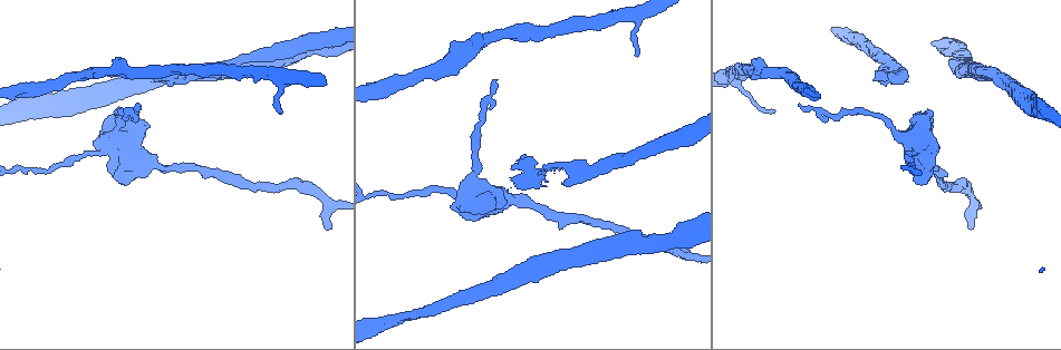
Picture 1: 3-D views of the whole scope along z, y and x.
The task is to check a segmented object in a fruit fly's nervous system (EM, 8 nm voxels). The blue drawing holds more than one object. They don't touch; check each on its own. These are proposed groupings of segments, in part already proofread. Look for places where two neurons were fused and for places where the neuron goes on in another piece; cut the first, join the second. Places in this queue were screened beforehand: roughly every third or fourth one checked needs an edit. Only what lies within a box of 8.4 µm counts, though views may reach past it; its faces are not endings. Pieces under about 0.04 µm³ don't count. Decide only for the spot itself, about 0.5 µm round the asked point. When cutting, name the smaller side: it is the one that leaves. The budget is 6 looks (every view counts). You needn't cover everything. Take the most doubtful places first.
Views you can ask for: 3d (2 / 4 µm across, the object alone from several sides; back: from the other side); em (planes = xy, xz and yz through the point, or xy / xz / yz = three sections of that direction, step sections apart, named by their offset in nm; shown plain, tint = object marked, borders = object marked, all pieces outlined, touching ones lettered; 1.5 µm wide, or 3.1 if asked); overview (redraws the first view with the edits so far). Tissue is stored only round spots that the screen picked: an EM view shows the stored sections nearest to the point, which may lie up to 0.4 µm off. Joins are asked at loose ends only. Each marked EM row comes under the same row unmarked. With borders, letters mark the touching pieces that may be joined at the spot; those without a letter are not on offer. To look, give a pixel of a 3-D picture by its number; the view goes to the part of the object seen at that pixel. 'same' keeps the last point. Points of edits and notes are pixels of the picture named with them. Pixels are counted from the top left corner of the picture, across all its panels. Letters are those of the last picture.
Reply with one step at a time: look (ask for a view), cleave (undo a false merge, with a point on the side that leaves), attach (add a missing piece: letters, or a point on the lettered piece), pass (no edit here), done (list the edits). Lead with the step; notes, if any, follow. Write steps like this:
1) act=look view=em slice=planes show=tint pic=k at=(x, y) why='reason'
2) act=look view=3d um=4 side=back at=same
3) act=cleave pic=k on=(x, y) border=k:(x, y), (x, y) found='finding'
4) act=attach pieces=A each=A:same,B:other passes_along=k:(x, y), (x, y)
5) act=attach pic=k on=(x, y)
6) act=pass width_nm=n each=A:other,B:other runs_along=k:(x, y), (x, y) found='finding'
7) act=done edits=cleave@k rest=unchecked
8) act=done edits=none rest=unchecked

act=look view=em slice=xz step=8 show=borders pic=1 at=(970, 228) why='branch stops here'

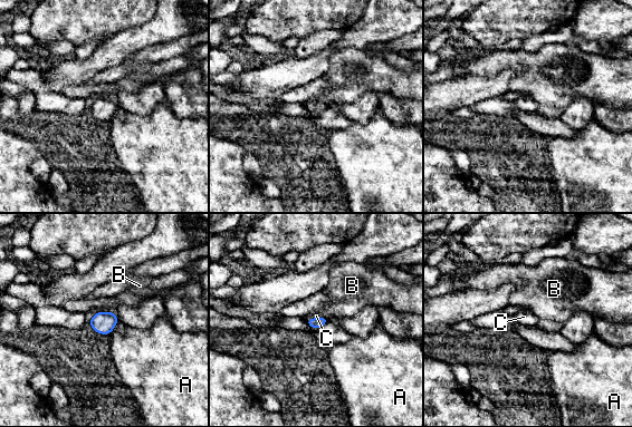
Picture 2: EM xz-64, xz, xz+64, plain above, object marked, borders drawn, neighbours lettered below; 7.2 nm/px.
act=attach pieces=C each=A:other,B:other,C:same passes_along=2:(315, 323), (314, 318), (316, 316) found='it goes on there'

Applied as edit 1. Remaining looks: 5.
act=look view=overview

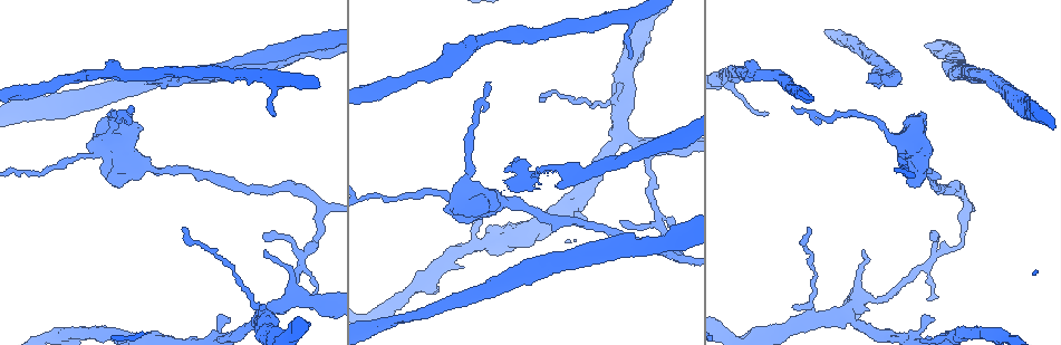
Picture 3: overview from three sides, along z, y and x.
act=look view=em slice=planes show=borders pic=3 at=(227, 317) why='an open end'

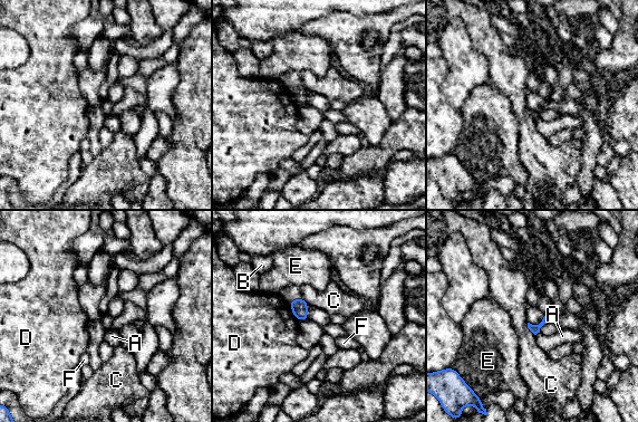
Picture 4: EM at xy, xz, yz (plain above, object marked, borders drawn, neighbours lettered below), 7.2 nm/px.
act=pass longest_contact=D:160nm each=A:other,B:other,C:other,D:other,E:other,F:other border=4:(527, 323), (527, 326), (534, 335) found='none of them fits'

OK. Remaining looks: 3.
act=look view=em slice=xz step=4 show=borders pic=3 at=(767, 113) why='an open end'

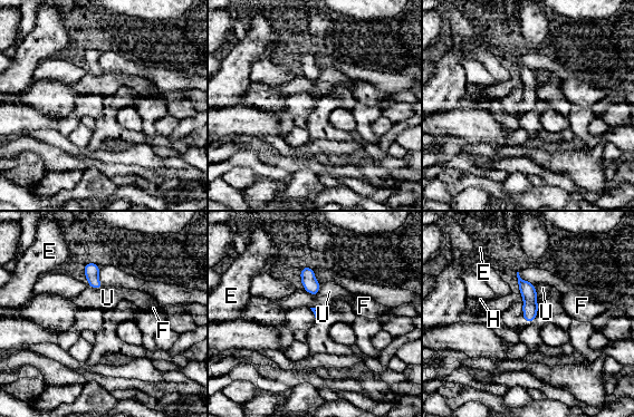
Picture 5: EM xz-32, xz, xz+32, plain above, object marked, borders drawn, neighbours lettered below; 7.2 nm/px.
act=pass each=E:other,F:other,H:other,U:other found='none of them fits'

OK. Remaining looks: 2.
act=done edits=attach@2 rest=unchecked

